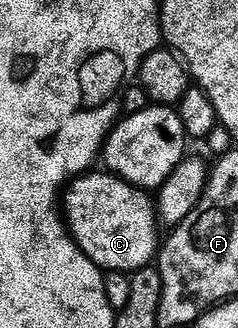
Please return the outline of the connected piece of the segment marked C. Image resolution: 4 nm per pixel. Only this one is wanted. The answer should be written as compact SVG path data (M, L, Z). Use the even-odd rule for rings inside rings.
M109 171L94 172L87 172L71 181L64 193L64 217L74 242L82 248L84 255L88 255L88 259L95 261L103 271L129 275L136 269L147 268L160 249L160 218L151 194Z

